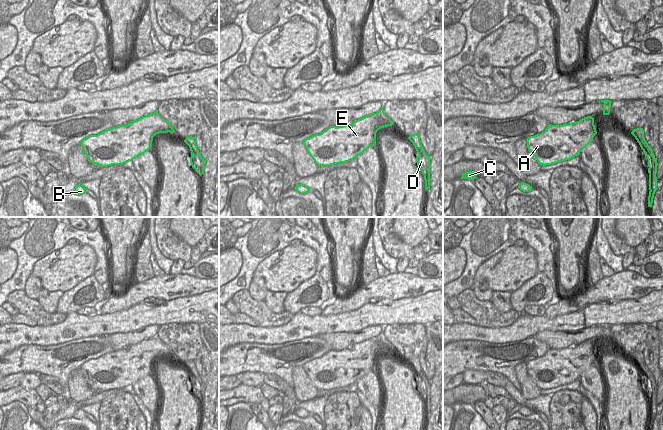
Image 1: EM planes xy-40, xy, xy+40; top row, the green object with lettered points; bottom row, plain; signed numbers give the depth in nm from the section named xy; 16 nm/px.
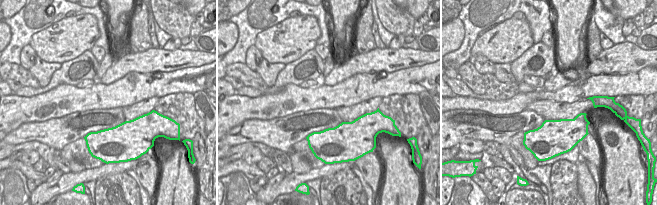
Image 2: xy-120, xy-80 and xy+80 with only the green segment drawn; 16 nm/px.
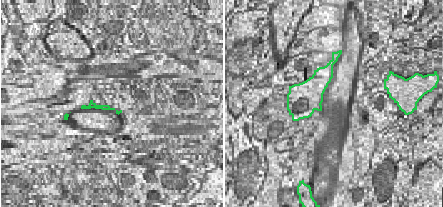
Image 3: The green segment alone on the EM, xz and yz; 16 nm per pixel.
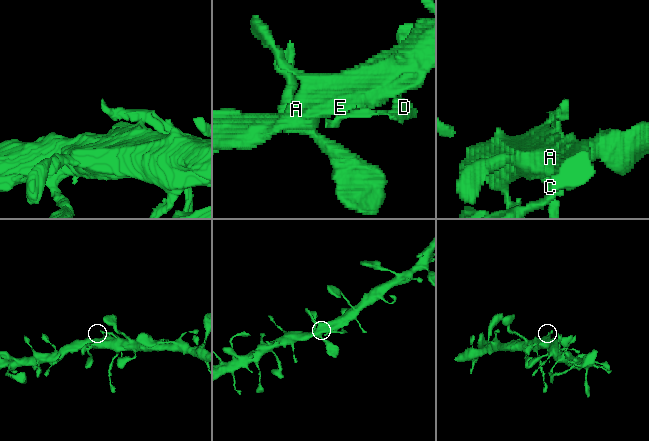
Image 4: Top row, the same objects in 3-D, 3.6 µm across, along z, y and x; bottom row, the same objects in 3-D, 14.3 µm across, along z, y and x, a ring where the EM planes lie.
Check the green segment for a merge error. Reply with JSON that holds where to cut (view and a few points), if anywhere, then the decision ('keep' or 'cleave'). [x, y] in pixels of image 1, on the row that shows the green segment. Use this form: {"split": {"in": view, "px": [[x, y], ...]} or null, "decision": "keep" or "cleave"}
{"split": {"in": "xy+40", "px": [[603, 111], [606, 111], [608, 114]]}, "decision": "cleave"}

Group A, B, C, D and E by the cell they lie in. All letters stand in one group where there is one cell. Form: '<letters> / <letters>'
A B C E / D

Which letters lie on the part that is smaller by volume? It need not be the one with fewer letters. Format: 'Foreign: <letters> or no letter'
Foreign: D

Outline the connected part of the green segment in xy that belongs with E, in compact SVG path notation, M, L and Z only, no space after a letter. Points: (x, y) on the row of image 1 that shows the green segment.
M383 109L370 114L351 124L343 126L330 126L320 134L315 134L303 141L309 155L318 166L331 166L346 163L356 159L369 147L376 145L376 133L379 129L392 126L392 120L385 114Z

